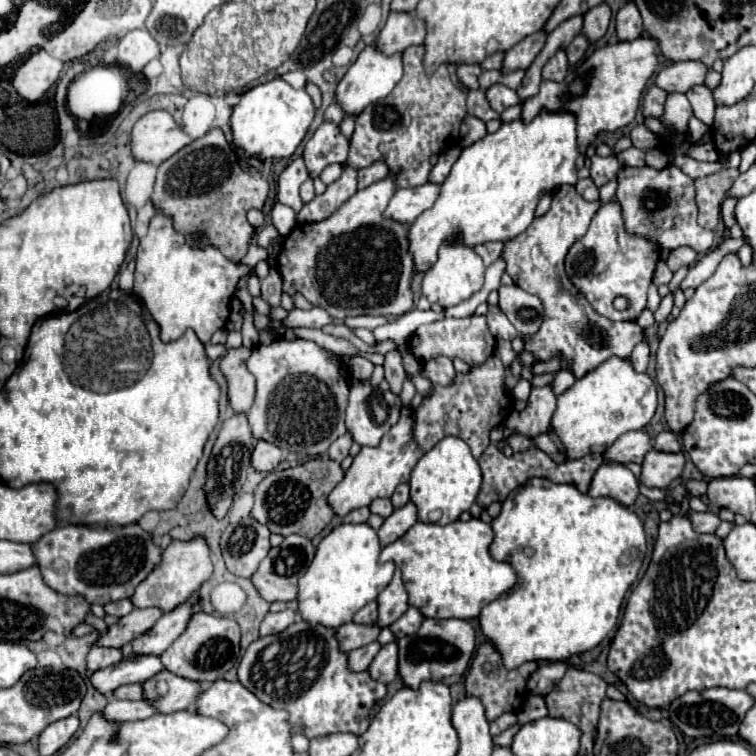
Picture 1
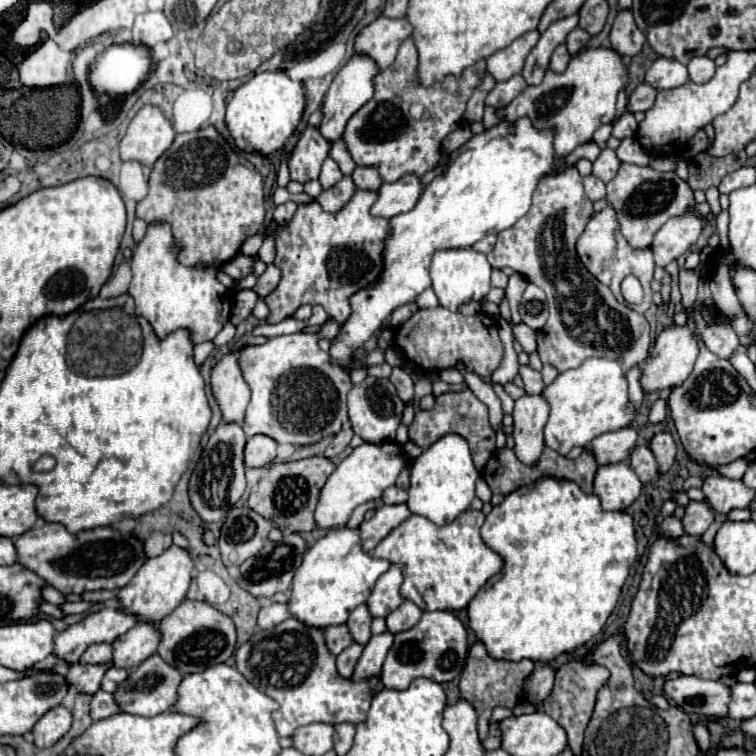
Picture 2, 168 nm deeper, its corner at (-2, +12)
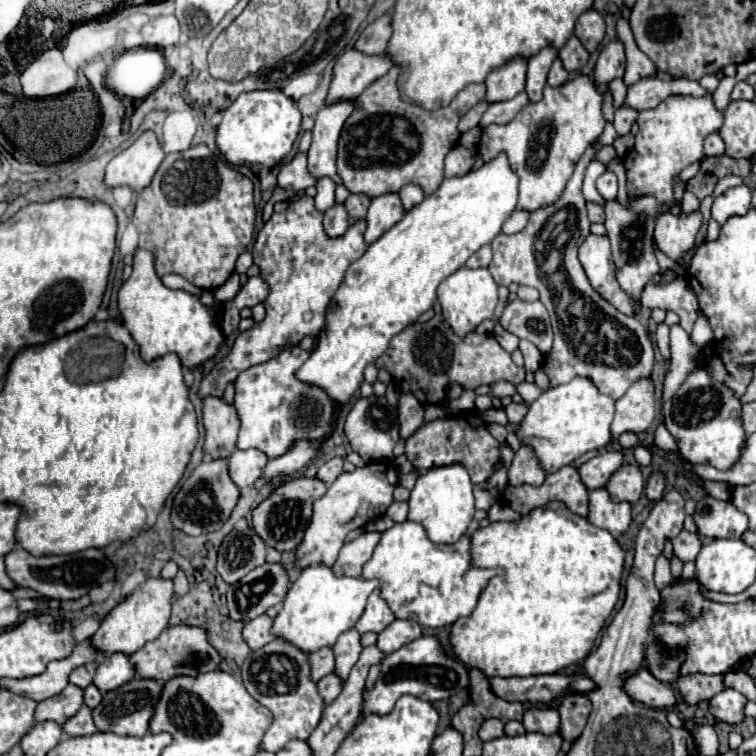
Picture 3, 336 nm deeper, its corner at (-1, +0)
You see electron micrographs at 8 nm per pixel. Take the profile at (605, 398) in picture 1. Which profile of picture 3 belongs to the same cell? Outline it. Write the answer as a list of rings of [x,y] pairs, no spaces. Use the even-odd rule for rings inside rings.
[[[576,376],[568,384],[548,388],[538,400],[530,404],[528,414],[520,422],[518,438],[534,448],[542,468],[556,472],[556,468],[572,464],[578,456],[606,448],[612,442],[610,424],[614,420],[616,402],[602,394],[590,378]]]

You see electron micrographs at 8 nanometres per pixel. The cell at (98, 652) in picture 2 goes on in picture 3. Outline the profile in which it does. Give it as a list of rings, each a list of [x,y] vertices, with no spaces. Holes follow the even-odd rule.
[[[90,662],[90,664],[84,664],[84,666],[78,666],[72,674],[70,674],[70,682],[80,686],[80,688],[86,688],[92,684],[94,680],[94,674],[96,674],[96,668],[98,664],[96,662]]]

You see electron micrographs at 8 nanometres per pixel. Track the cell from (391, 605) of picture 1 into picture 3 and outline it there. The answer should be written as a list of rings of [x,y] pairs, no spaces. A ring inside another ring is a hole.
[[[378,588],[370,594],[368,598],[368,604],[366,604],[366,610],[364,614],[360,616],[360,620],[356,622],[356,630],[360,634],[364,632],[382,632],[388,624],[392,624],[396,620],[394,612],[388,608],[388,604],[380,598],[380,592]]]

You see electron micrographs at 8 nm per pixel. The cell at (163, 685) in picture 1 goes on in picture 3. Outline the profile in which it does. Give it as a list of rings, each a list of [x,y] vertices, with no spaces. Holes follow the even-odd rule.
[[[134,676],[130,682],[122,684],[116,690],[104,694],[102,704],[94,708],[94,720],[100,732],[116,732],[122,736],[144,736],[150,730],[150,720],[154,716],[156,702],[162,694],[162,682]]]

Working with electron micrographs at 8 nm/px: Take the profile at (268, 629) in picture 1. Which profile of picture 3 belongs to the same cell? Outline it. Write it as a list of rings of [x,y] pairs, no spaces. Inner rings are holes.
[[[262,614],[250,622],[246,622],[244,626],[244,640],[246,644],[256,650],[256,648],[262,648],[264,644],[272,642],[276,636],[272,634],[272,618],[268,614]]]

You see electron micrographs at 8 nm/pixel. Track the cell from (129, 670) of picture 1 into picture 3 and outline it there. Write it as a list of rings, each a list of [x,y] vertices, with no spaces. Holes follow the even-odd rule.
[[[68,684],[62,694],[52,696],[48,700],[42,700],[36,708],[36,722],[44,722],[44,720],[54,720],[58,724],[64,724],[68,718],[72,718],[80,706],[84,704],[84,688],[76,686],[76,684]]]

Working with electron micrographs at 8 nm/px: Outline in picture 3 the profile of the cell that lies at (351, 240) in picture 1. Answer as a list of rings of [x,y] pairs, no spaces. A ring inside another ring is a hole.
[[[300,196],[284,212],[272,214],[264,228],[258,232],[252,246],[254,264],[260,266],[260,276],[268,282],[270,294],[264,300],[266,318],[254,328],[240,332],[232,350],[224,360],[220,360],[200,384],[200,396],[222,396],[228,382],[234,382],[236,376],[254,366],[262,364],[284,348],[296,346],[306,334],[318,336],[326,328],[326,308],[336,294],[338,286],[344,280],[344,274],[352,262],[356,262],[368,248],[364,242],[366,220],[358,220],[348,226],[346,234],[332,238],[324,232],[322,212],[316,210],[314,198]],[[306,312],[312,312],[312,318],[304,318]]]

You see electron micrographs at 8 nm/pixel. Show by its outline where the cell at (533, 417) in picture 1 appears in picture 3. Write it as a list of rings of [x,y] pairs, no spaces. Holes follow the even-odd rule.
[[[520,444],[520,448],[514,454],[512,466],[508,470],[508,482],[510,484],[532,484],[540,486],[546,478],[546,472],[542,470],[532,446]]]

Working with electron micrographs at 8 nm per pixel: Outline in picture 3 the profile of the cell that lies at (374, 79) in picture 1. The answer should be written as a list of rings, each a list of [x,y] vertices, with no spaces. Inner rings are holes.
[[[338,100],[318,112],[316,124],[312,128],[312,146],[308,150],[308,170],[312,172],[312,176],[330,176],[332,180],[340,182],[336,174],[338,138],[344,122],[352,112],[354,100]]]

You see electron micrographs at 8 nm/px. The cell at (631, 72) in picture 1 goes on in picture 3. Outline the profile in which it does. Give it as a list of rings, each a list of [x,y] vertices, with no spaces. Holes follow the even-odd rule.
[[[578,74],[560,88],[546,86],[544,98],[540,102],[530,102],[528,106],[524,106],[512,122],[490,124],[488,128],[484,128],[478,152],[482,154],[484,162],[492,160],[502,150],[508,154],[514,172],[520,176],[518,208],[532,212],[560,198],[564,184],[574,172],[576,162],[580,160],[584,150],[594,144],[594,140],[598,140],[606,126],[602,106],[604,92],[590,76]]]

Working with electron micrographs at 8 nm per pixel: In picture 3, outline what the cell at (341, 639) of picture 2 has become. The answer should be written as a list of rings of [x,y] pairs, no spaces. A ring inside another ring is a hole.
[[[320,648],[316,652],[310,654],[312,660],[312,678],[320,680],[324,678],[328,672],[334,670],[334,650],[332,648]]]

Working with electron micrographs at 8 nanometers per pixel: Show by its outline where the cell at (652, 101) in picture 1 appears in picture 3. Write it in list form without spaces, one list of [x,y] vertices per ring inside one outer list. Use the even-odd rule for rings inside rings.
[[[624,106],[624,108],[616,110],[616,116],[614,116],[614,126],[616,126],[618,136],[628,134],[628,132],[630,132],[630,128],[632,128],[632,124],[636,122],[636,118],[638,118],[638,110],[634,110],[634,108]]]

